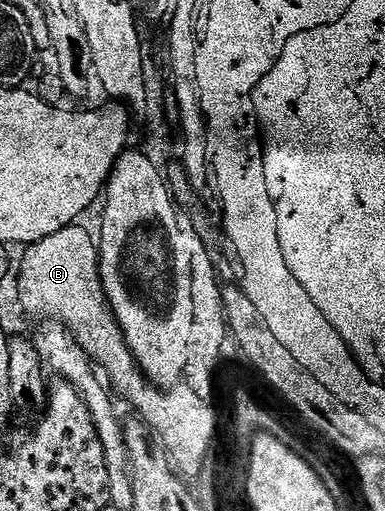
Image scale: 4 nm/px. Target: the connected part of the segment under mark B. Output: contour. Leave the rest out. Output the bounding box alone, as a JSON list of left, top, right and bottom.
[16,225,216,476]

